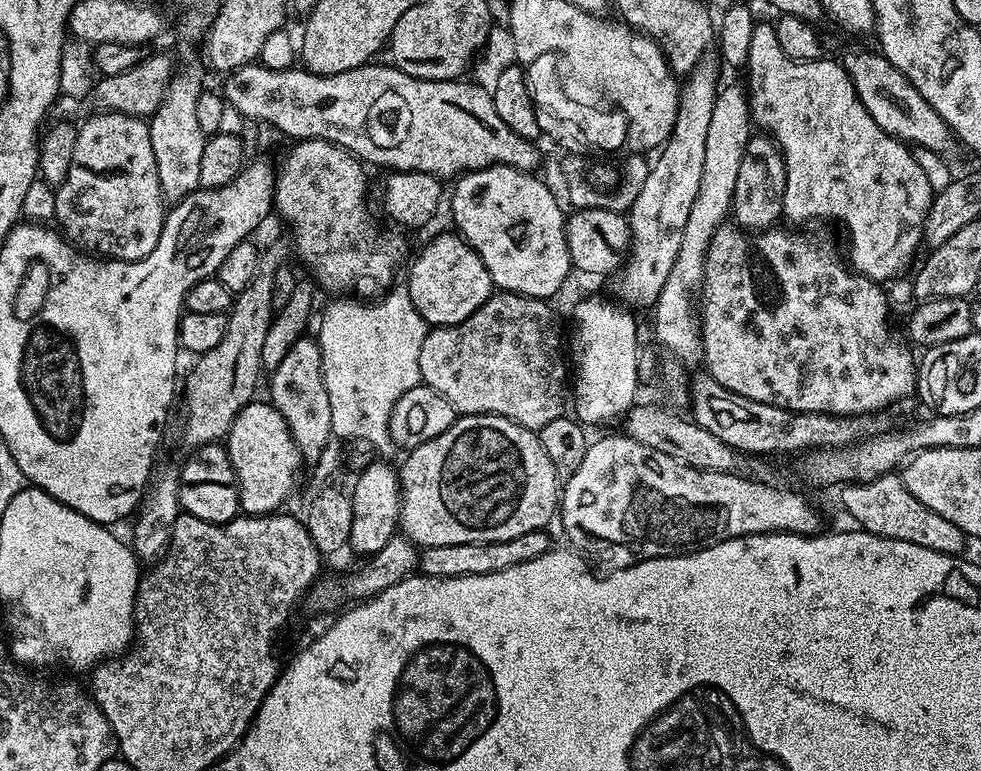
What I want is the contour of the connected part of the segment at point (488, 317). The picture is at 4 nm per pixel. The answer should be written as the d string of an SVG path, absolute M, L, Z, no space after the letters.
M497 291L470 318L466 318L457 324L446 324L433 327L422 342L422 354L418 354L418 366L420 367L420 379L429 388L442 394L446 402L450 402L456 408L460 416L505 416L507 420L512 420L516 424L521 424L523 428L538 430L546 426L546 422L554 422L565 411L564 408L564 383L569 383L570 368L564 365L564 348L560 345L560 328L556 325L556 316L552 313L552 308L547 299L535 296L519 296L517 292Z

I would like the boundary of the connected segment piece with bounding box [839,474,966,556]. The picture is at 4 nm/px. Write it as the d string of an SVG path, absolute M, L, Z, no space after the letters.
M889 474L873 480L846 484L839 492L845 510L860 523L857 525L865 532L878 534L882 538L894 538L898 542L914 542L914 546L926 546L926 550L938 550L951 556L959 556L965 551L964 531L954 526L954 522L942 518L942 514L934 514L930 506L922 506L922 502L918 502L918 498L914 498L914 494L906 490L899 475Z

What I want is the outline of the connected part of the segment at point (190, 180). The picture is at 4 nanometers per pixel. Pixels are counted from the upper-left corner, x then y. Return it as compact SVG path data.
M188 64L185 68L177 67L164 91L164 98L158 110L147 121L150 146L154 146L154 162L158 162L158 182L162 182L162 194L168 202L186 198L201 187L199 175L206 141L206 135L198 126L197 119L198 98L206 89L205 69L201 68L196 64Z

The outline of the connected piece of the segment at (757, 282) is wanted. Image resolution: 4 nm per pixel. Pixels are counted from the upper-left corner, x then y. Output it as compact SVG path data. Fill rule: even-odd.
M728 222L721 226L714 234L714 238L708 247L706 254L706 262L704 263L704 283L702 285L702 303L698 308L698 315L700 318L700 341L702 342L702 350L704 351L704 358L702 361L703 367L706 369L708 375L712 376L718 382L722 382L722 386L726 386L726 390L730 390L734 394L738 394L742 398L750 398L754 402L766 402L770 406L782 406L791 412L817 412L818 414L830 414L831 416L867 416L869 414L880 414L888 408L891 404L896 404L899 400L904 400L909 395L910 397L916 390L916 373L918 371L918 360L914 355L912 357L913 349L909 347L903 339L899 340L894 333L888 329L888 296L883 292L881 285L877 281L869 280L867 276L861 276L859 272L853 270L847 263L840 264L840 256L842 260L842 252L835 248L828 240L815 240L812 236L807 236L807 231L804 230L789 230L787 227L773 226L763 232L749 234L747 231L741 230L735 223Z

